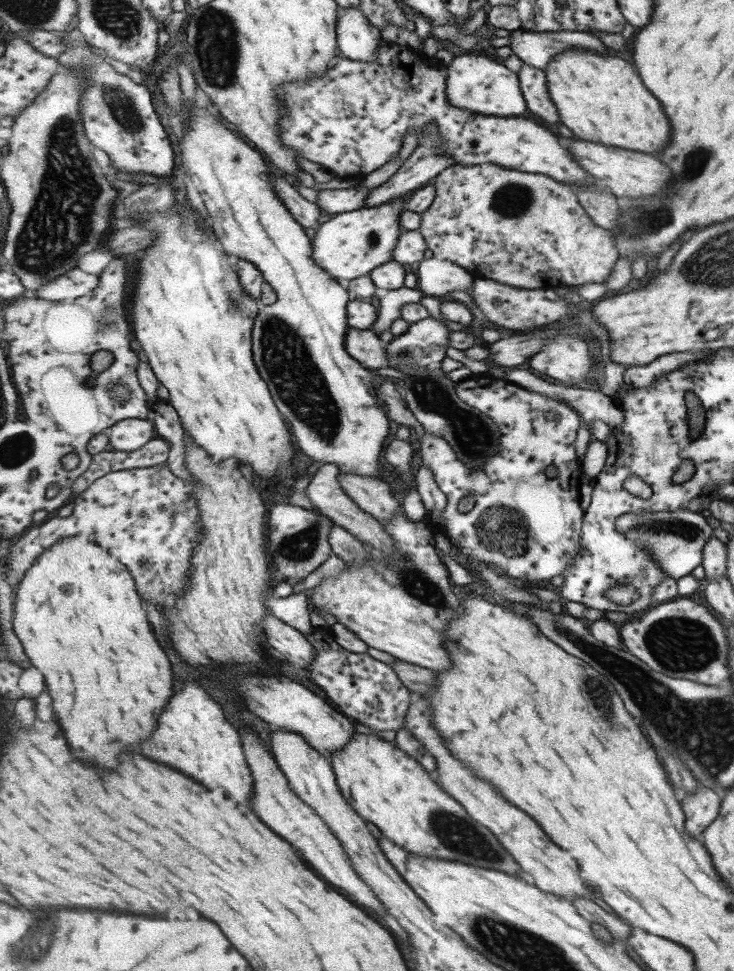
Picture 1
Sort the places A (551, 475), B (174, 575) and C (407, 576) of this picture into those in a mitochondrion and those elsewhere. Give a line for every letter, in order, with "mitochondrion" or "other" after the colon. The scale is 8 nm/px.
A: other
B: mitochondrion
C: mitochondrion

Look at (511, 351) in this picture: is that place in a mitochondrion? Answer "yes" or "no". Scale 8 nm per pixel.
no

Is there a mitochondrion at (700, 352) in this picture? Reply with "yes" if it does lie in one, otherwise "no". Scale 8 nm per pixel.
no

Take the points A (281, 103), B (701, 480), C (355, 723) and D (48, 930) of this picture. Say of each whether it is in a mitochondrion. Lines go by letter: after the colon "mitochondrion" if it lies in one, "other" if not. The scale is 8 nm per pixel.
A: other
B: other
C: other
D: mitochondrion

